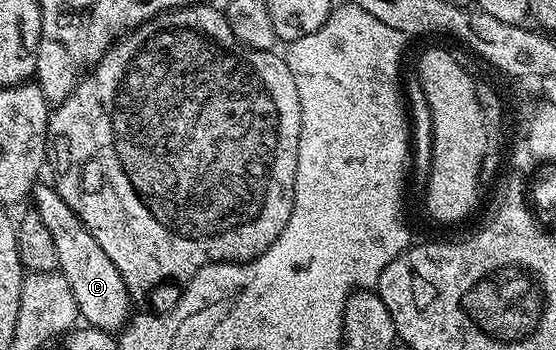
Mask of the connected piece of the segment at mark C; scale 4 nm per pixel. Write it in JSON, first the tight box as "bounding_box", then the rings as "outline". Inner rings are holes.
{"bounding_box":[29,182,133,333],"outline":[[[50,182],[36,183],[29,196],[33,210],[45,221],[49,233],[53,233],[53,245],[57,248],[57,268],[60,275],[69,281],[69,289],[73,289],[73,301],[77,301],[80,320],[86,326],[96,327],[112,333],[122,332],[133,314],[133,300],[125,289],[125,281],[121,281],[121,273],[117,273],[117,265],[109,261],[105,249],[97,245],[93,233],[79,220],[77,213],[65,205],[61,193]]]}

